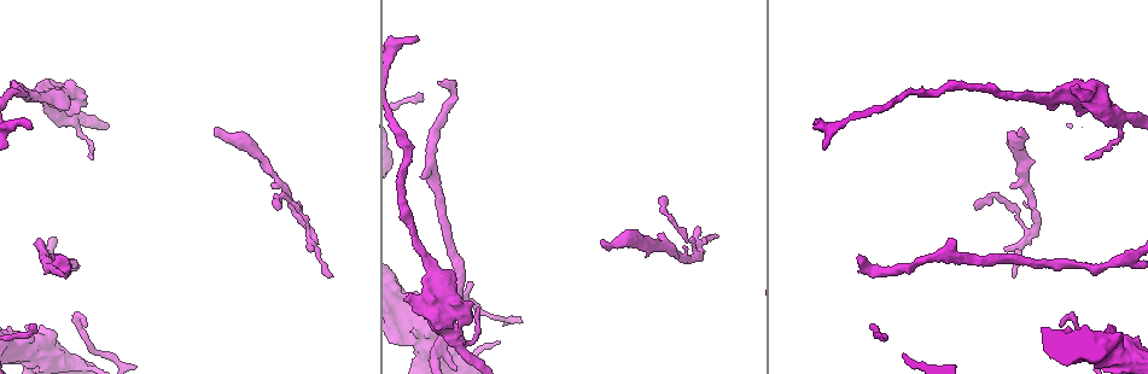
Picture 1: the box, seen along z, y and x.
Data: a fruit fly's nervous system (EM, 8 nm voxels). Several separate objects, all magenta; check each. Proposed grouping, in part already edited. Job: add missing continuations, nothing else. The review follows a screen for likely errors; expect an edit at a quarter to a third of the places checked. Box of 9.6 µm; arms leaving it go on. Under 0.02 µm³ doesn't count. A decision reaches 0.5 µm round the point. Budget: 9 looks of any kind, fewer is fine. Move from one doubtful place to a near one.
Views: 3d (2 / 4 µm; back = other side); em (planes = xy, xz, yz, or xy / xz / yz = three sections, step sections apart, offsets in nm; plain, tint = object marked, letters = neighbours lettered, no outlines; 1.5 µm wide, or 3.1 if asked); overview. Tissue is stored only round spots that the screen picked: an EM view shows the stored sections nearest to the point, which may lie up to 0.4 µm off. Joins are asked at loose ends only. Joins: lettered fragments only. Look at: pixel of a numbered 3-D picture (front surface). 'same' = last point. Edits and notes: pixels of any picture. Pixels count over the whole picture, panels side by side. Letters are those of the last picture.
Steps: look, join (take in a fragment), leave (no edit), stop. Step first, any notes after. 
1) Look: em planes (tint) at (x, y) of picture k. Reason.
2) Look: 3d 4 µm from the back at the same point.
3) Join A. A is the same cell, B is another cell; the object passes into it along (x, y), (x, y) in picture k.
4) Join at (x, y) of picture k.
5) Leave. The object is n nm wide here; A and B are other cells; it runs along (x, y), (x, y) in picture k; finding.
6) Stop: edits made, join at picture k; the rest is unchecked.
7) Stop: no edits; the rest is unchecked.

Look: 3d 4 µm at (419, 39) of picture 1. Free end.

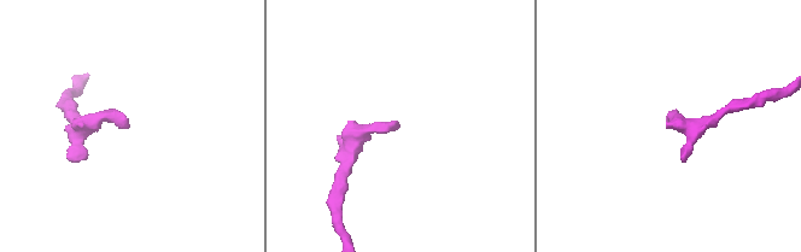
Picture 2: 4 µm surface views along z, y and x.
Look: em planes (letters) at (398, 124) of picture 2. Shape alone is not enough.

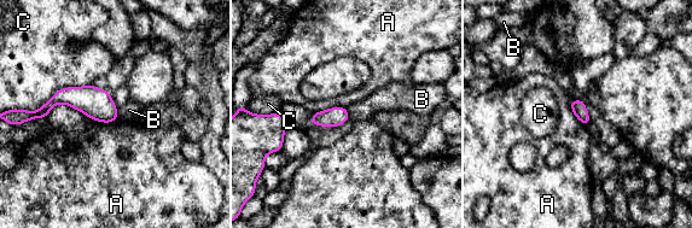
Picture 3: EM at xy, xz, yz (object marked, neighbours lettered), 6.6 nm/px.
Leave. A, B and C are other cells; a border runs along (346, 107), (350, 117) in picture 3; no lettered fragment goes on from it.

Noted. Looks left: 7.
Look: em yz step 8 (letters) at (975, 210) of picture 1. Branch stops here.

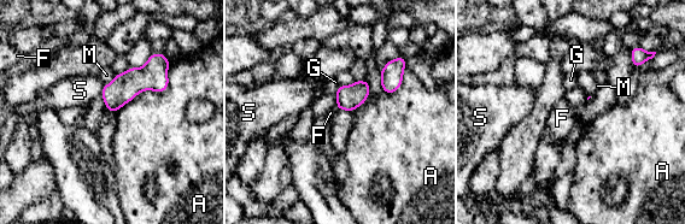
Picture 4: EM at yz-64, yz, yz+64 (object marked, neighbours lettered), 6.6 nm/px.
Look: em planes (letters) at the same point. Another direction.

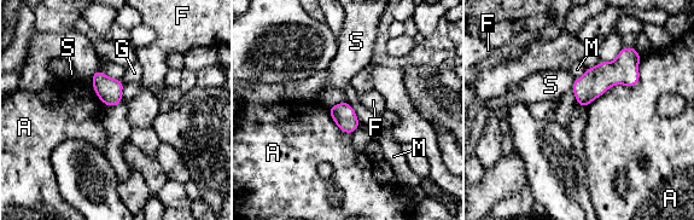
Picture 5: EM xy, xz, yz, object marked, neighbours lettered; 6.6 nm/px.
Leave. The longest contact is with A, 500 nm; A, F, G, M and S are other cells; a border runs along (641, 56), (634, 86), (587, 106) in picture 5; no lettered fragment goes on from it.

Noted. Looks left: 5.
Look: 3d 2 µm at (605, 242) of picture 1. An open end.

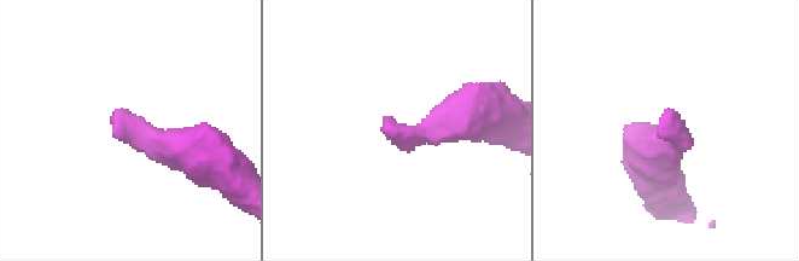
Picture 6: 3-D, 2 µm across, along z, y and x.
Look: em planes (plain) at (661, 121) of picture 6.

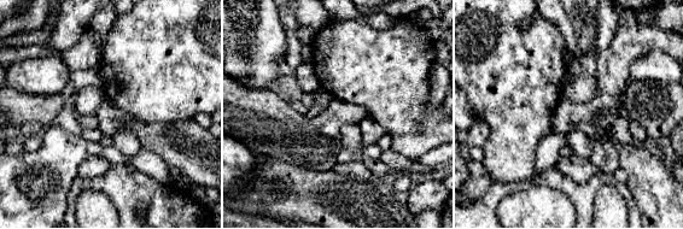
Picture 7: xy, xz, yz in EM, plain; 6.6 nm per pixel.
Look: em planes (letters) at the same point. See the neighbours.

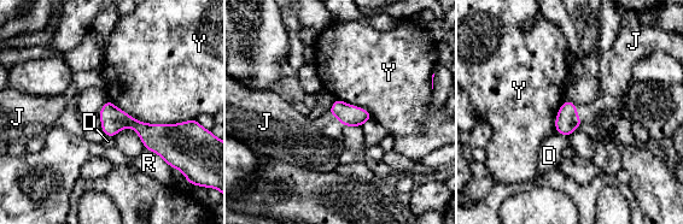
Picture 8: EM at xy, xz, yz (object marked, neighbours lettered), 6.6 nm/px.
Join J. The object is 140 nm wide here; J is the same cell, D, R and Y are other cells; the object passes into it along (567, 121), (576, 113), (603, 111) in picture 8; the neuron continues.

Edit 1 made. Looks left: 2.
Stop: edits made, join at picture 8; the rest is unchecked.

